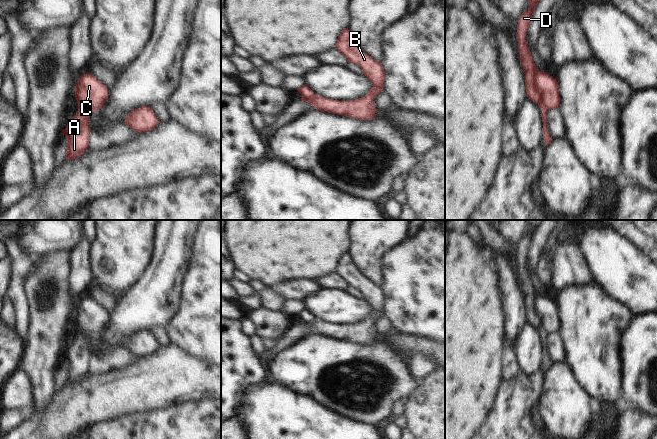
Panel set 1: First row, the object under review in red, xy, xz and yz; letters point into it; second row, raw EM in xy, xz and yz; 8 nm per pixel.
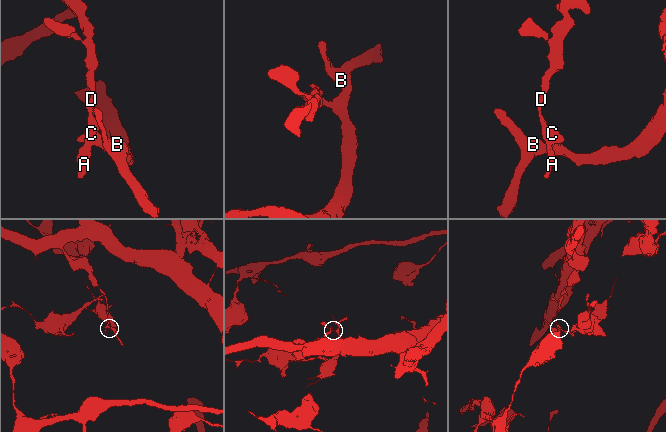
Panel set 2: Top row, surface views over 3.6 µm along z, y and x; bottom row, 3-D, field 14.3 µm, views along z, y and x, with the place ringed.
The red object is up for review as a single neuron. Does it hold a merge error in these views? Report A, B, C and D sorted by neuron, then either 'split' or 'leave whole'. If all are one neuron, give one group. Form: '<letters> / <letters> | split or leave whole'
A D / B C | split

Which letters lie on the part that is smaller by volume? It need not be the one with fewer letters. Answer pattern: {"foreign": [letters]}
{"foreign": ["B", "C"]}

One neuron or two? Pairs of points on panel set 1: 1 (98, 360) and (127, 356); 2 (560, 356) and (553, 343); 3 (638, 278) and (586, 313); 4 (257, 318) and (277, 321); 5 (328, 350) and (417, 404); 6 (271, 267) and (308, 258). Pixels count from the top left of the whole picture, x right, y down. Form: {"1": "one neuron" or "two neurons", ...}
{"1": "one neuron", "2": "one neuron", "3": "two neurons", "4": "one neuron", "5": "two neurons", "6": "one neuron"}

